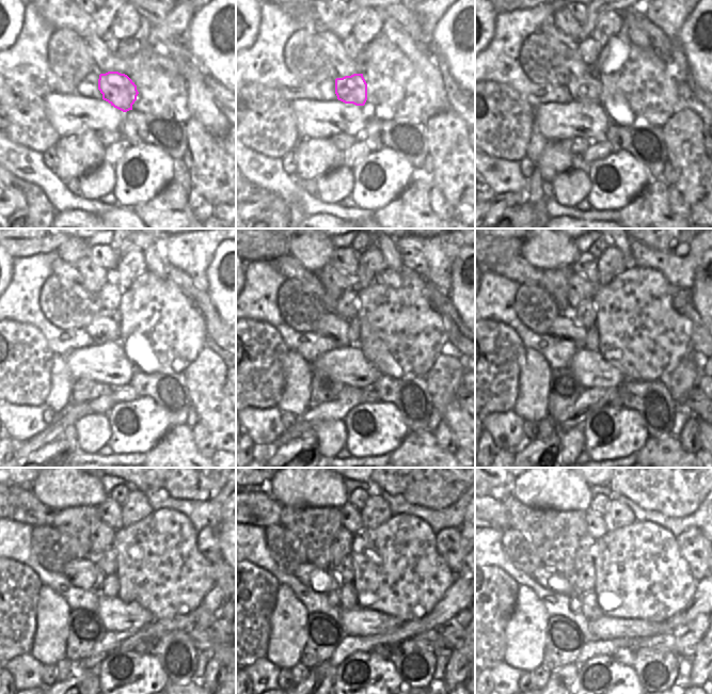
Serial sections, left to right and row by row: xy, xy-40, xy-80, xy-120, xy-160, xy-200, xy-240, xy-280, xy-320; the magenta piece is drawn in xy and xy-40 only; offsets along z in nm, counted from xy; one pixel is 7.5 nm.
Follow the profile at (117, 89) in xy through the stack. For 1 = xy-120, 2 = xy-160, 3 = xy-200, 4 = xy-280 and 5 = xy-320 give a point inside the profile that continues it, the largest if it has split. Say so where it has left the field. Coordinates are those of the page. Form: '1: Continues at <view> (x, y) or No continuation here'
1: Continues at xy-120 (101, 330)
2: Continues at xy-160 (331, 326)
3: Continues at xy-200 (565, 327)
4: Continues at xy-280 (322, 580)
5: Continues at xy-320 (547, 577).

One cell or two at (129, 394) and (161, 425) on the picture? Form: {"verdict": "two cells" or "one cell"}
{"verdict": "two cells"}

